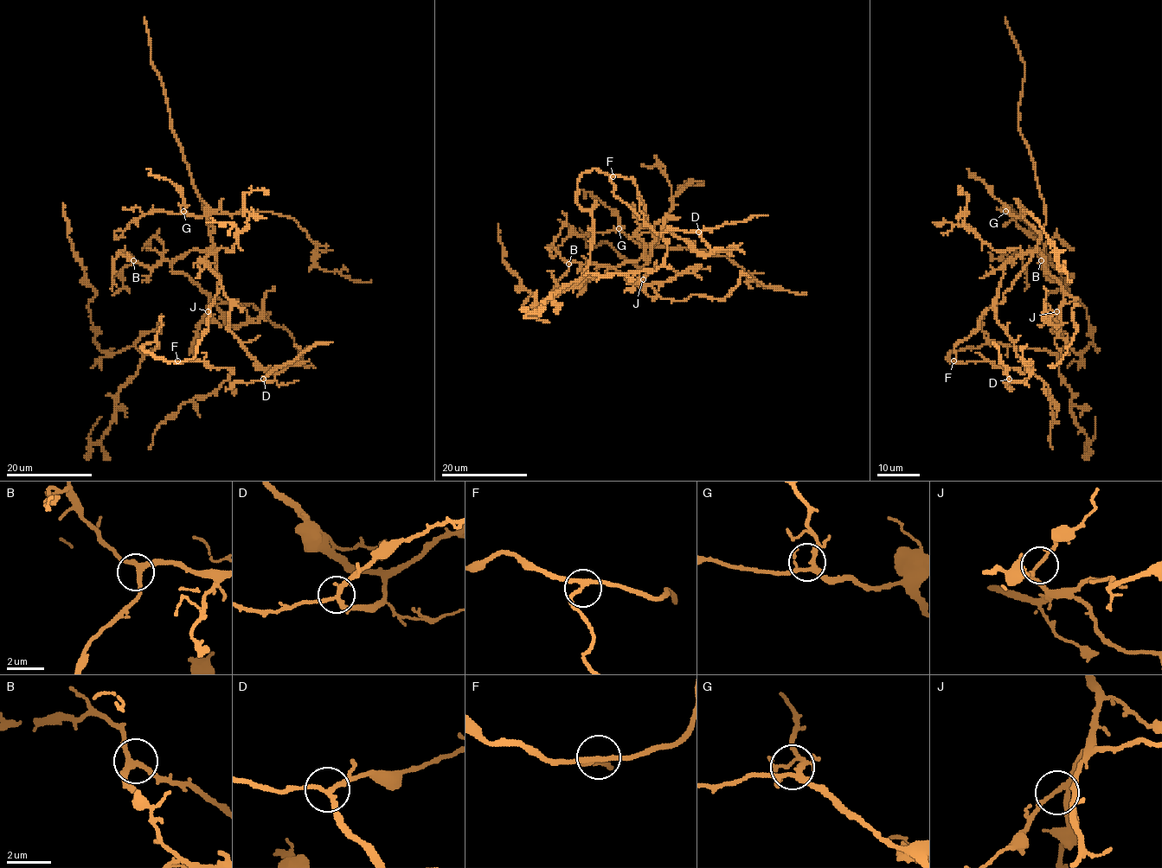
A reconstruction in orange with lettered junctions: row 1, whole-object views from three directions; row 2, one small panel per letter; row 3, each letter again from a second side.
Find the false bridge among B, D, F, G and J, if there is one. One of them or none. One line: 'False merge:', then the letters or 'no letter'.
False merge: no letter

